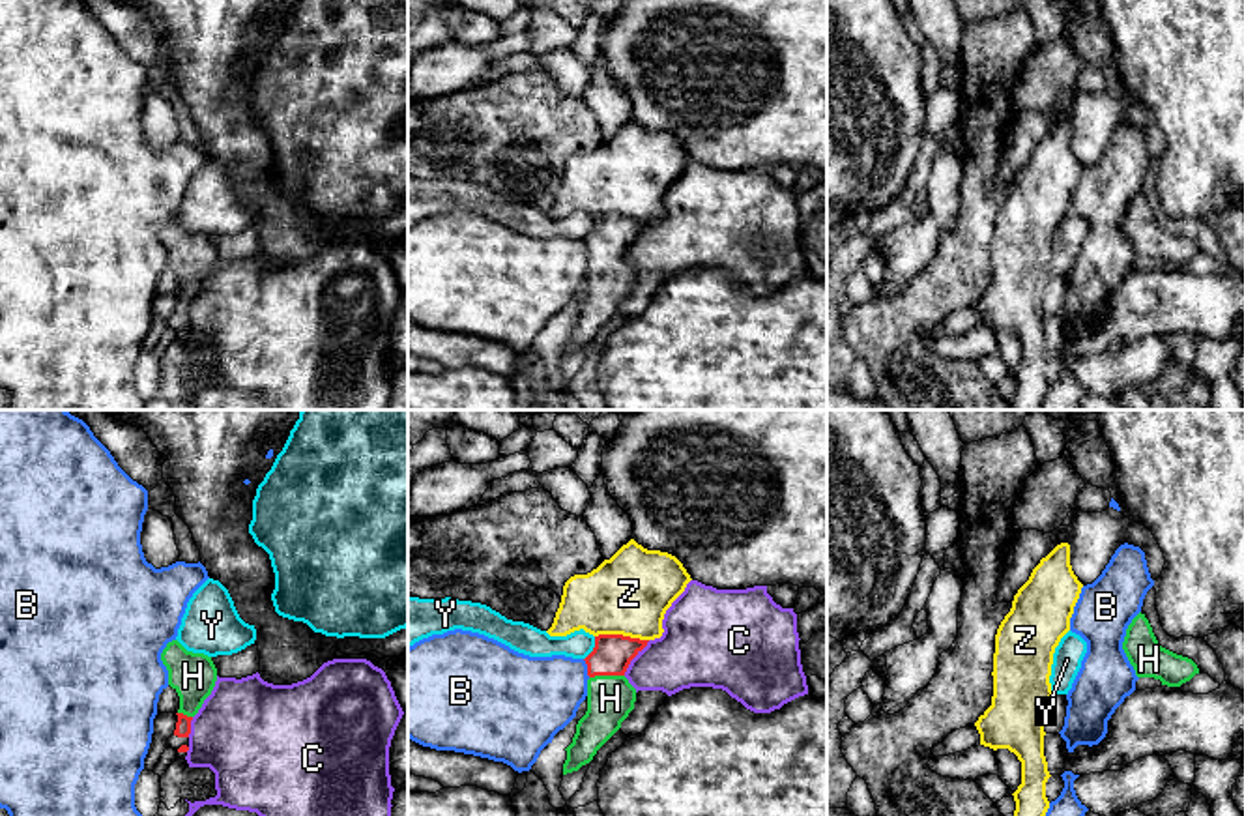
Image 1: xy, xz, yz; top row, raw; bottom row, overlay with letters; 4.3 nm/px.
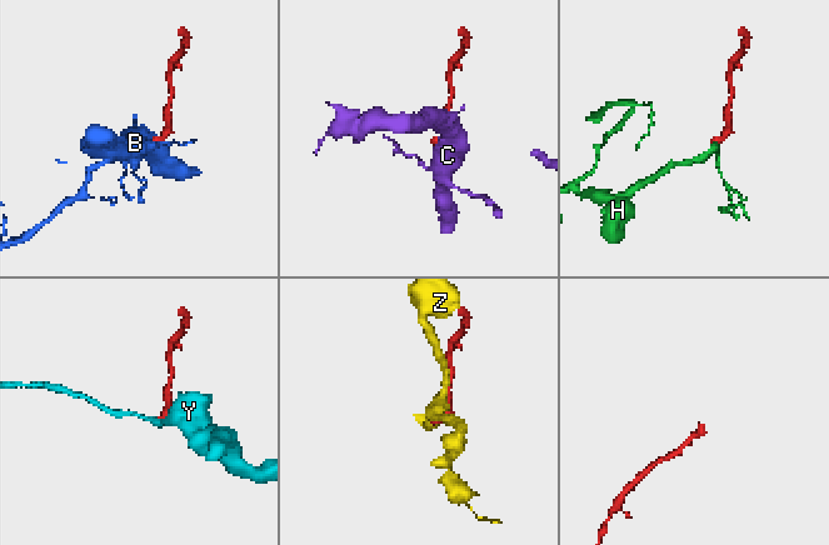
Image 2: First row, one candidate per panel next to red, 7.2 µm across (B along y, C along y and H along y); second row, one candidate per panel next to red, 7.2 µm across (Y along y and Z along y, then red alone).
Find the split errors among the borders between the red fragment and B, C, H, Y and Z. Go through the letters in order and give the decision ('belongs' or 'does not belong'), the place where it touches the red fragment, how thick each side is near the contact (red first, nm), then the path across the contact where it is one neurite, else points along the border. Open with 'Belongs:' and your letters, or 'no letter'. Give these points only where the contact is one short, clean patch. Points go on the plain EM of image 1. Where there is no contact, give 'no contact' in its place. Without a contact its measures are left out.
Belongs: H
B: does not belong | xz (588, 249) | 170/340 nm | along xz (582, 240), (590, 257)
C: does not belong | xz (635, 236) | 170/300 nm
H: belongs | xz (607, 255) | 170/200 nm | across xz (612, 234), (607, 244), (607, 255), (610, 279)
Y: does not belong | xz (593, 229) | 170/120 nm | along xz (595, 218), (595, 227), (584, 240)
Z: does not belong | xz (622, 216) | 170/360 nm

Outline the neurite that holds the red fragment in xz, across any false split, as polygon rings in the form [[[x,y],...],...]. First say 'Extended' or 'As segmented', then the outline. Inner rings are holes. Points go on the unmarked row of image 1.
Extended. [[[623,215],[595,217],[595,228],[584,240],[589,256],[587,292],[576,305],[572,324],[565,329],[563,356],[589,344],[634,290],[636,270],[629,264],[625,253],[647,223]]]

